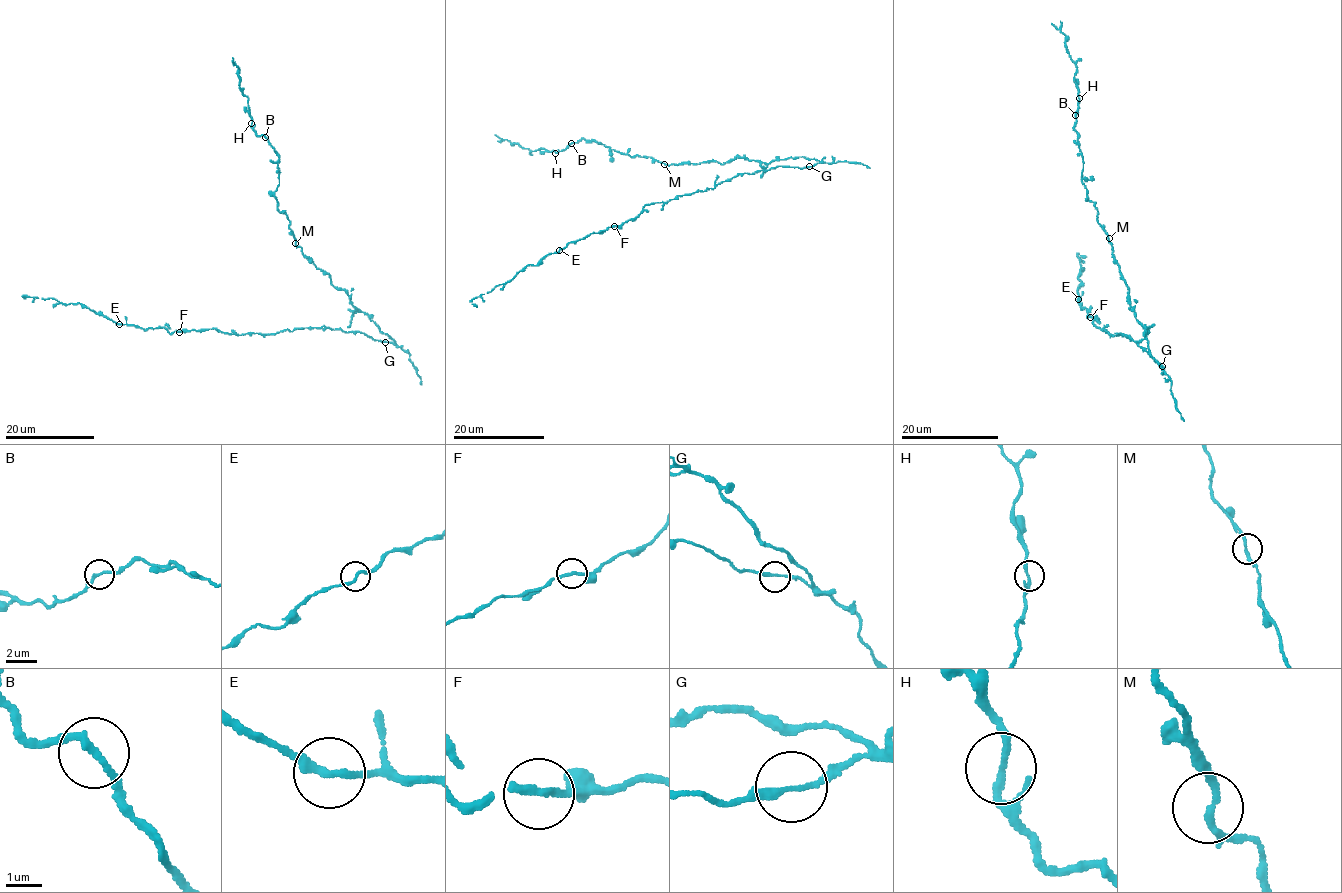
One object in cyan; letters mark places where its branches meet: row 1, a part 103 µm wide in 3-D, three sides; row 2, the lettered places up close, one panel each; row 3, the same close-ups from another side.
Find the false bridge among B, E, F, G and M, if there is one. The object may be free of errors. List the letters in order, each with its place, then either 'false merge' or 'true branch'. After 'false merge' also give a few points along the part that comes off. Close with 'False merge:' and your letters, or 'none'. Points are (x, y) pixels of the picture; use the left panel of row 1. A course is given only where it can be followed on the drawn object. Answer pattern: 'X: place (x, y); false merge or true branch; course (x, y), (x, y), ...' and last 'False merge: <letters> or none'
B: place (265, 137); true branch
E: place (119, 324); true branch
F: place (179, 332); true branch
G: place (385, 342); true branch
M: place (295, 243); true branch
False merge: none

